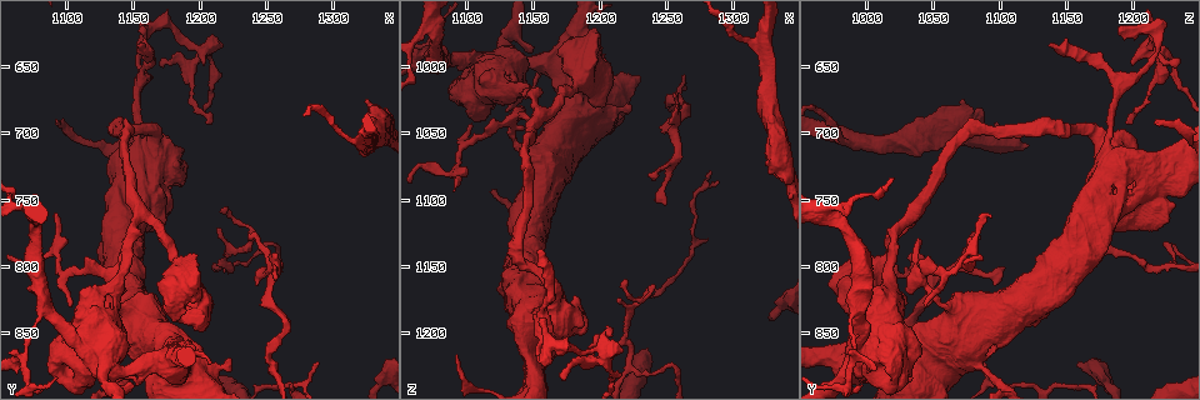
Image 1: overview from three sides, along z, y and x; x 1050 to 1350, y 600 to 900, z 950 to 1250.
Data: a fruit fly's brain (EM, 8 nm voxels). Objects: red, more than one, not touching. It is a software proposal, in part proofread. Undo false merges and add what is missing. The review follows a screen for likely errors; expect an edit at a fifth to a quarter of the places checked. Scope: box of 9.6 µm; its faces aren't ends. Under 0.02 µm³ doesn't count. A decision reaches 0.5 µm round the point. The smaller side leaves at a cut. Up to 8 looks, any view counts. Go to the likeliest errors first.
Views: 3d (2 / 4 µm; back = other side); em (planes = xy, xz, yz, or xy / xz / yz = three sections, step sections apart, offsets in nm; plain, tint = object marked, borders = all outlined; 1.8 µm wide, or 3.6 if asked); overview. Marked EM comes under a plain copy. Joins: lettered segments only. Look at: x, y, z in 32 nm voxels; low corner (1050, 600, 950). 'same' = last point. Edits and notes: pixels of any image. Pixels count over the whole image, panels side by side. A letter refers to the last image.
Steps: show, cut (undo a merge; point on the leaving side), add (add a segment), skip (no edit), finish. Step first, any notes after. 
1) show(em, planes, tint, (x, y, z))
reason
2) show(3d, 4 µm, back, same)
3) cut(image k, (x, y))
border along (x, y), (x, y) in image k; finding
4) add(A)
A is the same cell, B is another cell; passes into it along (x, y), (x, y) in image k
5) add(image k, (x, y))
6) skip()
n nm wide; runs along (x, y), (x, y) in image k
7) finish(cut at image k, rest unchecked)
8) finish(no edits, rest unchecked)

show(3d, 2 µm, (1238, 776, 1080))
branch stops here

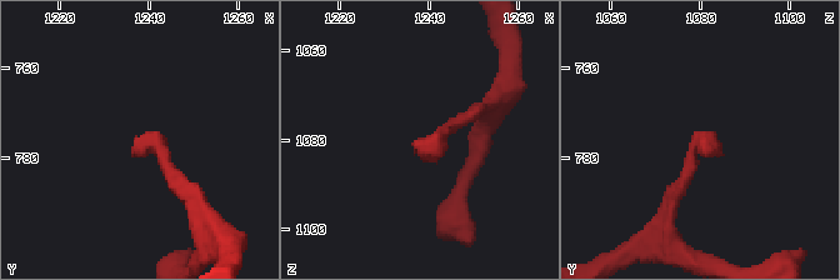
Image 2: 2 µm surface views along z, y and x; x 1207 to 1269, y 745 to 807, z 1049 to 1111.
show(em, planes, borders, (1236, 776, 1080))

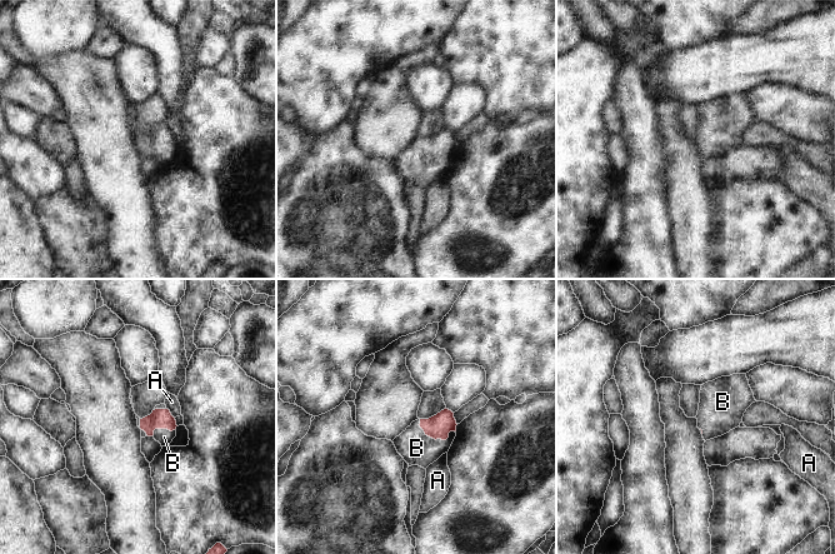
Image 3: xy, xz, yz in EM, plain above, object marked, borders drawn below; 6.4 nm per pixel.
add(B)
B touches over 240 nm; B is the same cell, A is another cell; the neuron continues

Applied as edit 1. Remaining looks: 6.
show(3d, 4 µm, (1254, 798, 1022))
an open end

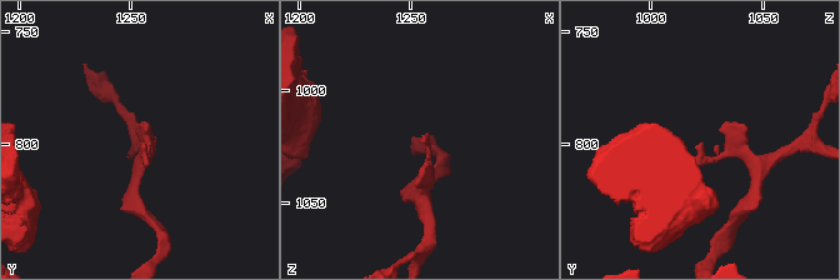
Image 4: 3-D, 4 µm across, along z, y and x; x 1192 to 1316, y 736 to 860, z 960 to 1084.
show(em, yz, step 4, tint, (1255, 798, 1022))
now the EM

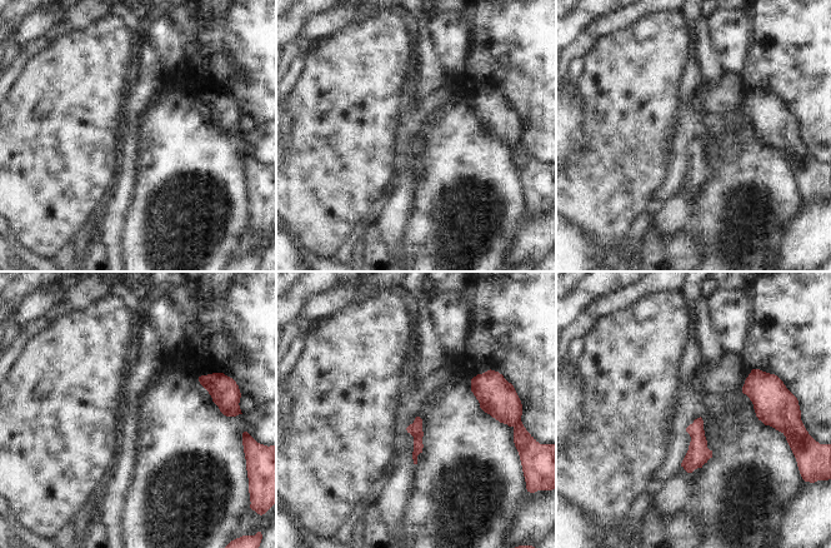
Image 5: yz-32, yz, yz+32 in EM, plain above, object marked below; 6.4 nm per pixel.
show(em, planes, borders, same)

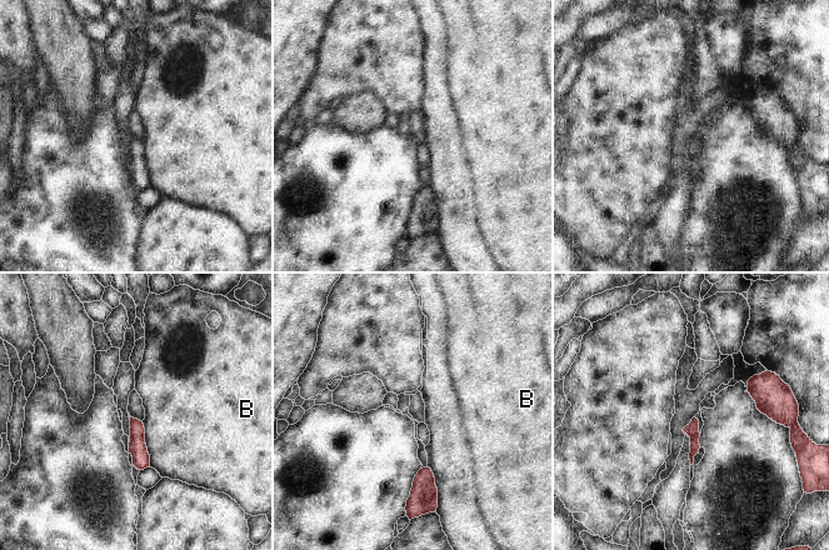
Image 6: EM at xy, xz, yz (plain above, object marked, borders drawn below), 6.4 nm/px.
skip()
90 nm wide; B is another cell; none of them fits

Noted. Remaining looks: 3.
show(em, planes, borders, (1154, 634, 1138))
free end

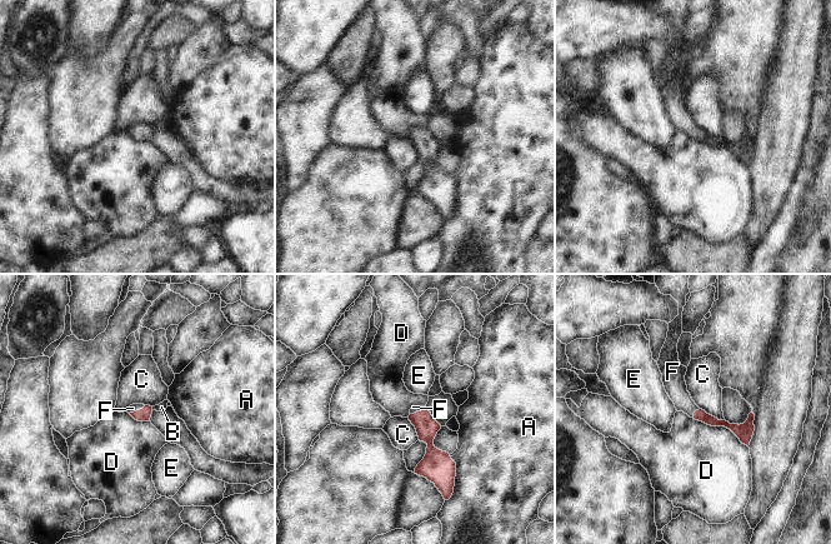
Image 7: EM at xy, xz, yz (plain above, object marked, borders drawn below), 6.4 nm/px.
add(F)
F is the same cell, A, B, C, D and E are other cells; passes into it along (144, 414), (136, 410), (133, 408) in image 7; it goes on there

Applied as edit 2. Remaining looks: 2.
show(3d, 2 µm, (1226, 868, 1032))
branch stops here

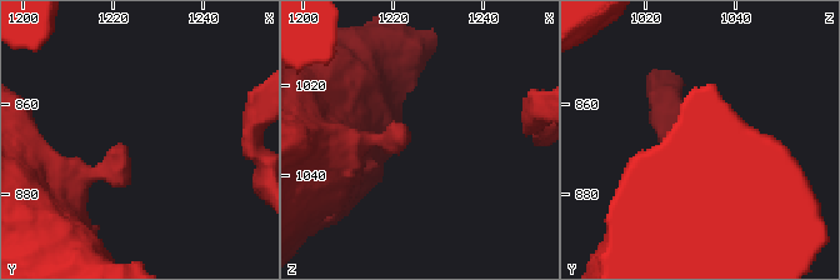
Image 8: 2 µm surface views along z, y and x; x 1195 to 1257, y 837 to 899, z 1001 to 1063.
show(em, planes, borders, (1223, 869, 1030))

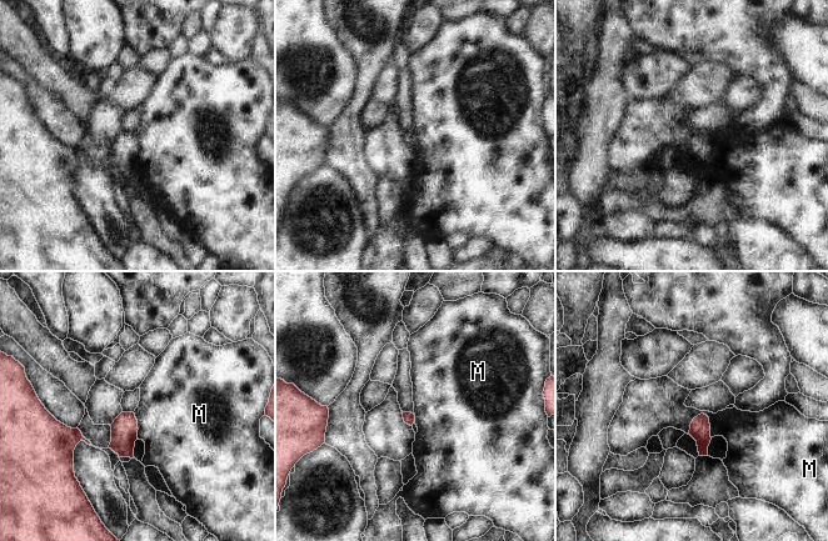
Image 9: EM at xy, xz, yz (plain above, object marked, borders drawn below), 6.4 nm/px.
skip()
M touches over 180 nm; M is another cell; border along (701, 412), (708, 417), (711, 437) in image 9; no lettered segment goes on from it

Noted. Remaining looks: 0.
finish(add at image 3, add at image 7, rest unchecked)

